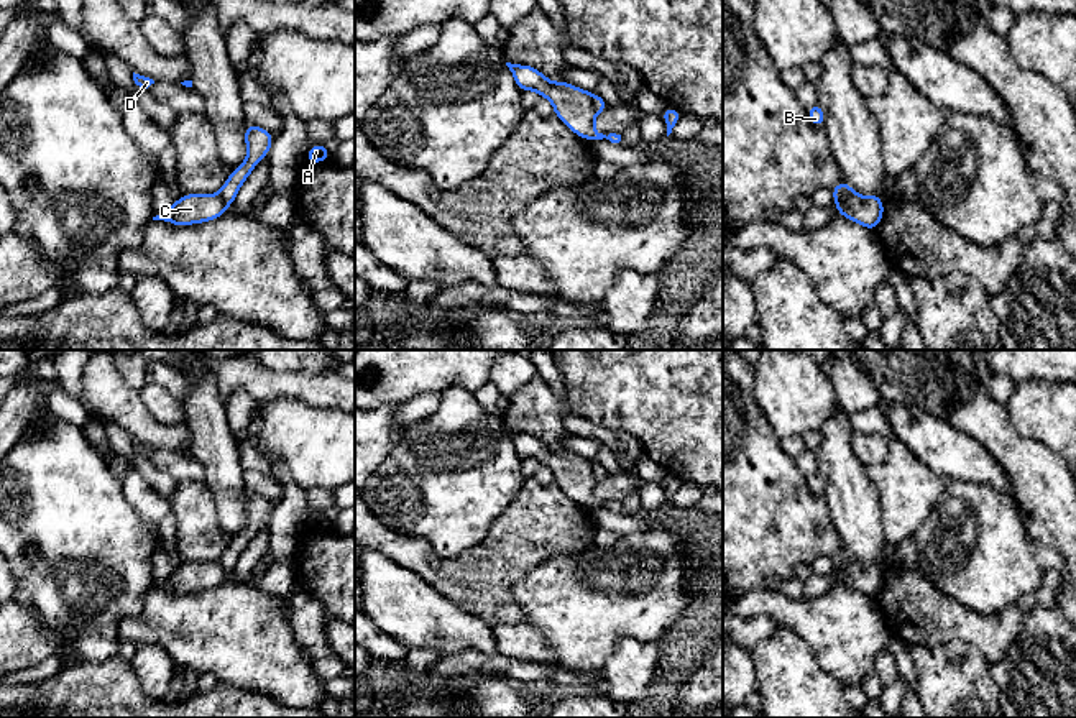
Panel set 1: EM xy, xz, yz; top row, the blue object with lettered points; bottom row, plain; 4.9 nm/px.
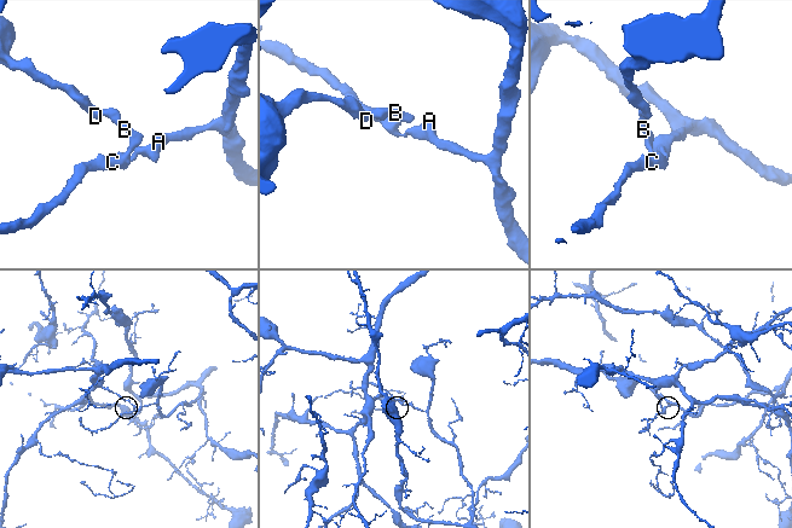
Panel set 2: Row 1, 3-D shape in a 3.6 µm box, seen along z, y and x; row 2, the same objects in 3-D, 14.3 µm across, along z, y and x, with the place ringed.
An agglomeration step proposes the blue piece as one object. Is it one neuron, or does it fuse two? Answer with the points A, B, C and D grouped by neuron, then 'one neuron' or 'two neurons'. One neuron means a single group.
groups A C / B D; two neurons

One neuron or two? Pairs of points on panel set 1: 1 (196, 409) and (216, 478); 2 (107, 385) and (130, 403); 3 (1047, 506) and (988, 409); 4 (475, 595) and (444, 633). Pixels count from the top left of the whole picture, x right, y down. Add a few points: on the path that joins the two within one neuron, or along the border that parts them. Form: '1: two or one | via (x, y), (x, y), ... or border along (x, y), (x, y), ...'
1: one | via (209, 426), (216, 447), (216, 462)
2: one | via (112, 390), (125, 403)
3: one | via (1042, 482), (997, 434)
4: two | border along (432, 585), (464, 610), (475, 613), (492, 625)

